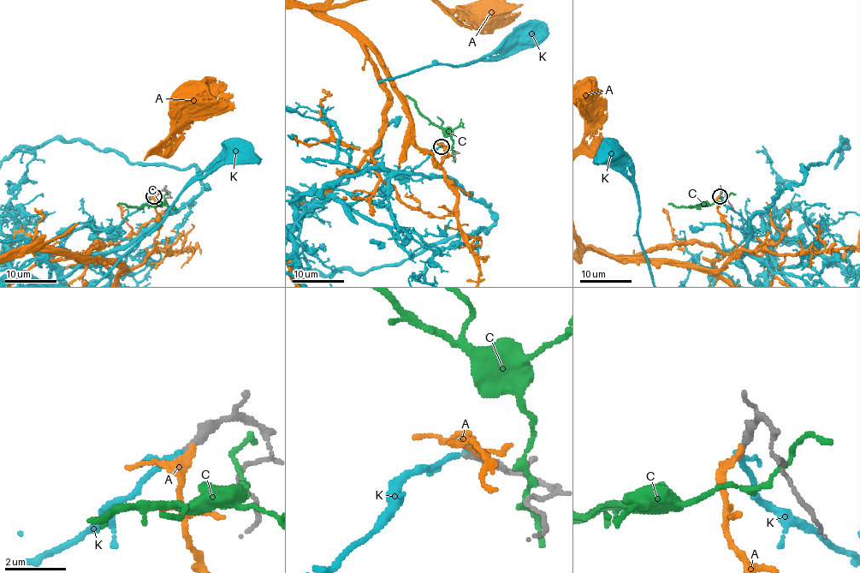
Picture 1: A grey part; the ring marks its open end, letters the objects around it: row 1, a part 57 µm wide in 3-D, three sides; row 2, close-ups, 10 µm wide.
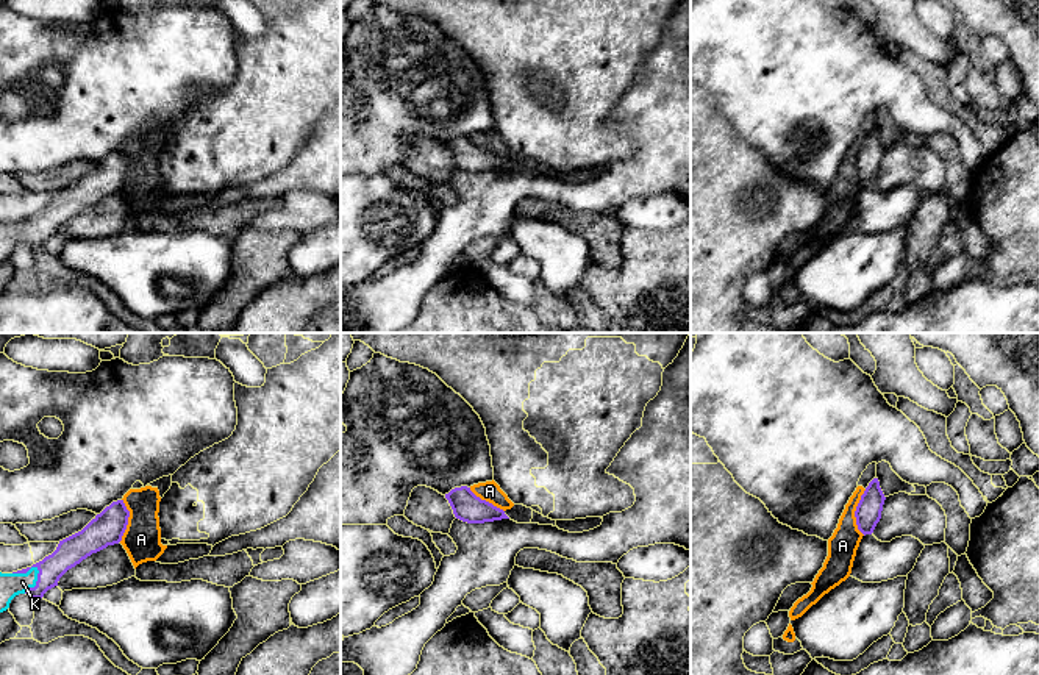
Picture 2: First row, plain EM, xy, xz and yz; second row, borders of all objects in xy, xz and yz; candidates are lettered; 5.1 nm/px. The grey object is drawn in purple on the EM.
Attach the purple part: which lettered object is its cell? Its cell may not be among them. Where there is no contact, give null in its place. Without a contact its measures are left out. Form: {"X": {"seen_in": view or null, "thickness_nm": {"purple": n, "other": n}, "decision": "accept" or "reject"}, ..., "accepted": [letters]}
{"A": {"seen_in": "yz", "thickness_nm": {"purple": 130, "other": 150}, "decision": "reject"}, "C": {"seen_in": null, "decision": "reject"}, "K": {"seen_in": "xy", "thickness_nm": {"purple": 140, "other": 120}, "decision": "accept"}, "accepted": ["K"]}

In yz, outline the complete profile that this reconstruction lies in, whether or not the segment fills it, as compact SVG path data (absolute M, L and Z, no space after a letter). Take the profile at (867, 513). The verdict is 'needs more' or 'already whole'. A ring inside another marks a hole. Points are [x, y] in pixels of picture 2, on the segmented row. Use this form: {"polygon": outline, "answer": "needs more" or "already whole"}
{"polygon": "M873 478L861 495L855 511L858 530L864 536L872 534L880 522L884 500L886 497L880 488L878 478Z", "answer": "already whole"}

